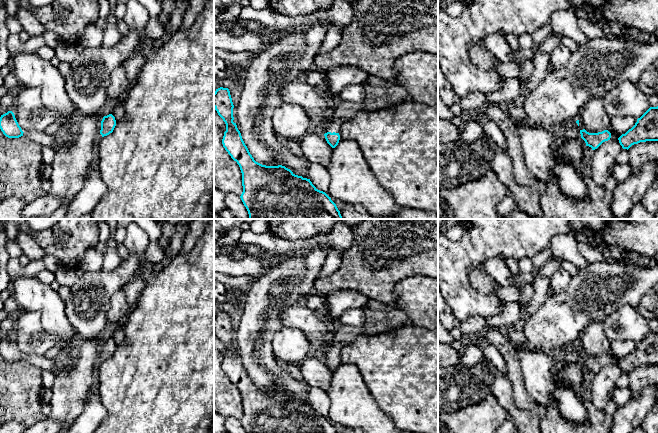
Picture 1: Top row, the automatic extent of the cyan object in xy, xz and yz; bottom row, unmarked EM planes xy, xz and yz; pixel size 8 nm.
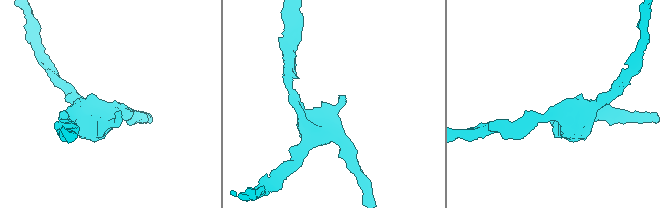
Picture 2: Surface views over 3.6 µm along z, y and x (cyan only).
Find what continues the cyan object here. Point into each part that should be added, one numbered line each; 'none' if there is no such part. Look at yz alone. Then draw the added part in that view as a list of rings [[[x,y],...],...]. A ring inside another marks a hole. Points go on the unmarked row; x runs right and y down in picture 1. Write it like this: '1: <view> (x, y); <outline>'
1: yz (572, 354); [[[576,346],[565,350],[565,358],[568,363],[577,363],[581,361],[580,352]]]

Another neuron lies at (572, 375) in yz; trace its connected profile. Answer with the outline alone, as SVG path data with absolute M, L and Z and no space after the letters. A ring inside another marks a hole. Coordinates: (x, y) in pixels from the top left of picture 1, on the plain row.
M581 361L577 363L568 363L561 368L557 367L556 380L559 384L570 388L584 402L588 397L584 393L586 375L586 367Z

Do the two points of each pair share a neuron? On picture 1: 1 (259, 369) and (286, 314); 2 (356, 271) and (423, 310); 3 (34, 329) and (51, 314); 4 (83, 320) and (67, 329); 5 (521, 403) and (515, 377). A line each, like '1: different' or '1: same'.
1: different
2: different
3: different
4: different
5: same

